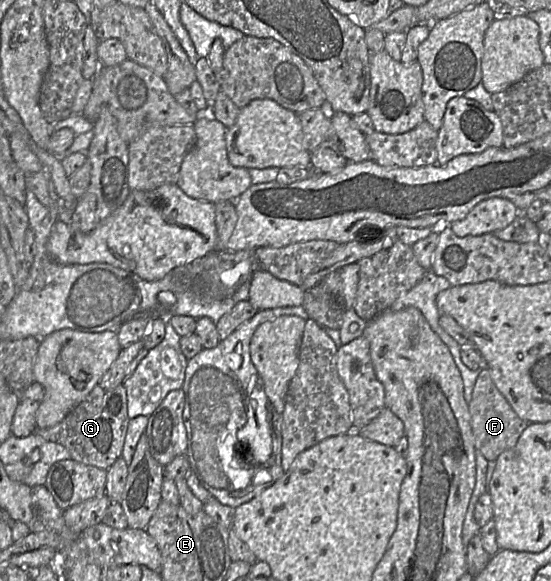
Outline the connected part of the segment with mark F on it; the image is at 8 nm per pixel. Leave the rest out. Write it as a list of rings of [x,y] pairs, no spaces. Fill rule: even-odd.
[[[487,368],[479,371],[468,409],[475,449],[487,459],[488,463],[495,461],[504,451],[513,448],[520,435],[530,424],[514,412],[506,398],[495,386]]]

